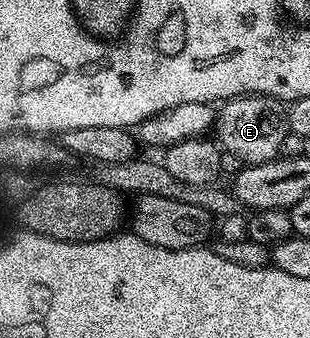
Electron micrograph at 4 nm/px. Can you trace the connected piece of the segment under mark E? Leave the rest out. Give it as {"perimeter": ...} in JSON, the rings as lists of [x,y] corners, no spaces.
{"perimeter":[[[249,95],[233,97],[219,106],[214,126],[214,137],[221,150],[239,157],[244,165],[274,161],[281,156],[283,137],[288,134],[286,109],[274,97]]]}

